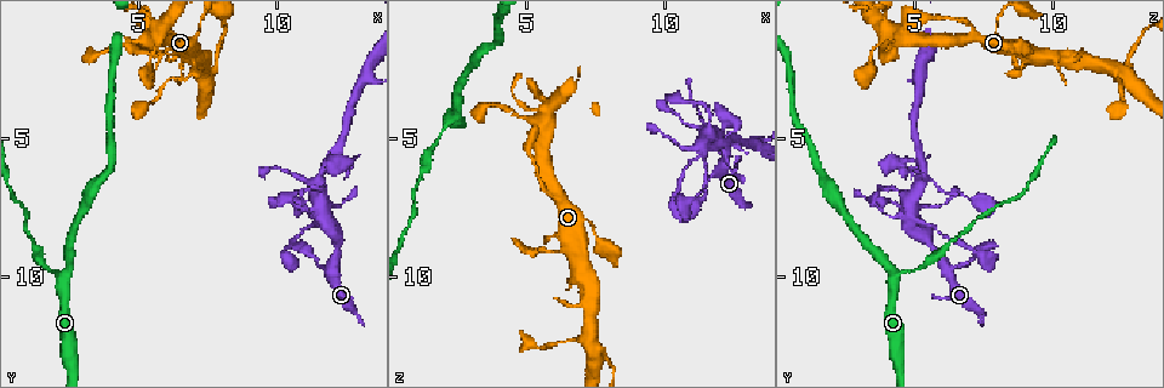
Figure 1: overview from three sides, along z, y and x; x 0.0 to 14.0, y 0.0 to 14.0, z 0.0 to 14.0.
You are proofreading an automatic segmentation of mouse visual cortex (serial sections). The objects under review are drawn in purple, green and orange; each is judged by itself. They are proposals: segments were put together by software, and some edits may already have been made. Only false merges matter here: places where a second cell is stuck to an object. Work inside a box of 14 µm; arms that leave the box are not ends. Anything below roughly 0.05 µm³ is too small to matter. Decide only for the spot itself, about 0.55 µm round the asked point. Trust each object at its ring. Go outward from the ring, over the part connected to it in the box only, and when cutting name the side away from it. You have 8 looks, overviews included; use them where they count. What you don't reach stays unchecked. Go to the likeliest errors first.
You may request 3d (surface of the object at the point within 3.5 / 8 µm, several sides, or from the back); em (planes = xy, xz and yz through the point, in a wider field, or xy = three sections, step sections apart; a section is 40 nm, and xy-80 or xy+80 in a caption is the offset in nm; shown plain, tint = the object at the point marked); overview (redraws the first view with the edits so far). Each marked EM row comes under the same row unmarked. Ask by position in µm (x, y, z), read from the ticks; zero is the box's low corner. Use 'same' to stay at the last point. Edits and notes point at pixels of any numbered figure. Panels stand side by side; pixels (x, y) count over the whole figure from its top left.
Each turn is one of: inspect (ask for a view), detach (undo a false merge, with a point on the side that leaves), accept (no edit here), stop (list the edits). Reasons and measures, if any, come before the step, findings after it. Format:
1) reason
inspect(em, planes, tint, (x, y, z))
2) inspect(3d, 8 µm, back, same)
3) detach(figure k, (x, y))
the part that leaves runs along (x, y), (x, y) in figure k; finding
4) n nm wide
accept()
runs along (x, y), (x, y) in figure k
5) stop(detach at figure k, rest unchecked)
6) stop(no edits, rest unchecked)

thick turns thin
inspect(3d, 3.5 µm, back, (2.3, 9.9, 4.3))

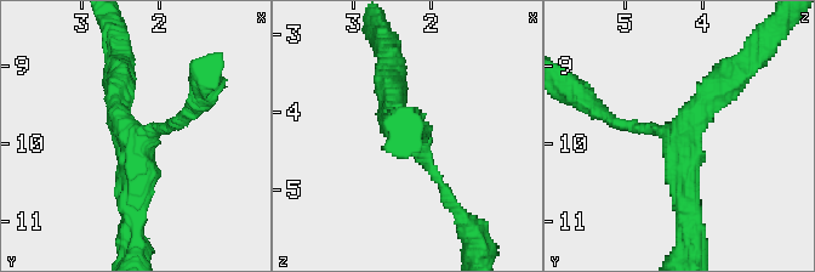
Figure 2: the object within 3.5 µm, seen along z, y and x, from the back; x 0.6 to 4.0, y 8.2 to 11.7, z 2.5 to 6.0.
3 arms; arms of 150, 300, 350 nm
inspect(em, xy, step 1, tint, (2.30, 9.90, 4.30))

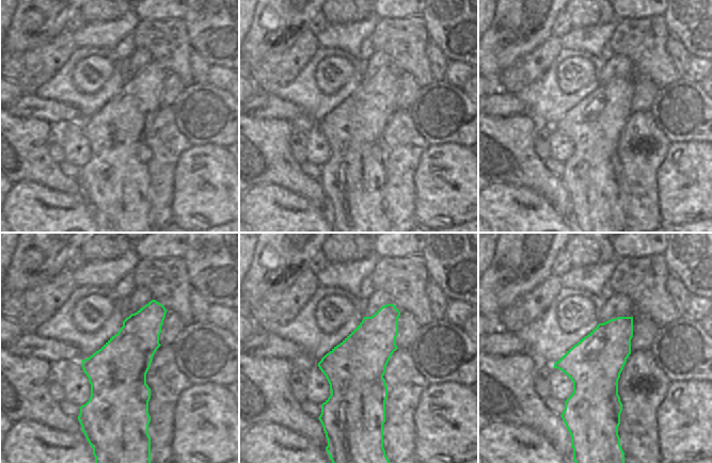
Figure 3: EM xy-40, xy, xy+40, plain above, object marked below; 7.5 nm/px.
accept()
runs along (688, 219), (679, 136), (731, 73) in figure 2; all the same cell

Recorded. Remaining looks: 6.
inspect(em, xy, step 3, tint, (12.0, 8.3, 5.0))

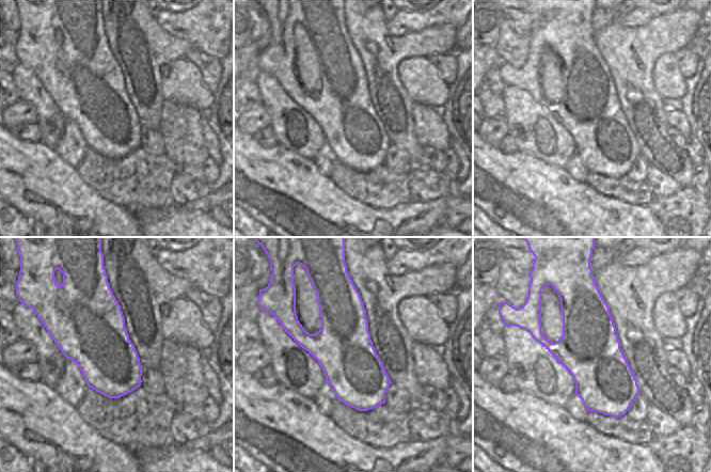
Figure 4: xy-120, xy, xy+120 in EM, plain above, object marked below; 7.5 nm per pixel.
see where the arms go
inspect(3d, 3.5 µm, same)

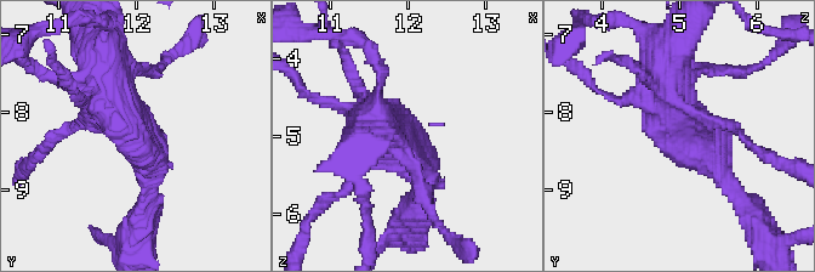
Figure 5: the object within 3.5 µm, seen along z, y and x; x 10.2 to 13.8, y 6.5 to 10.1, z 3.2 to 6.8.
accept()
runs along (733, 186), (665, 119), (668, 63) in figure 5; continuous, no second cell

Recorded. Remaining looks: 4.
sudden change in width
inspect(3d, 3.5 µm, (11.5, 6.4, 5.3))

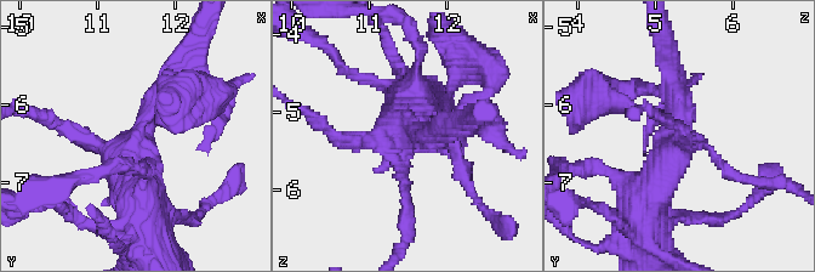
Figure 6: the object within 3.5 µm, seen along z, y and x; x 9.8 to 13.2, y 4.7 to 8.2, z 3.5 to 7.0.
4 arms
accept()
runs along (138, 203), (127, 147), (176, 69) in figure 6; continuous, no second cell

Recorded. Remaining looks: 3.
stop(no edits, rest unchecked)

